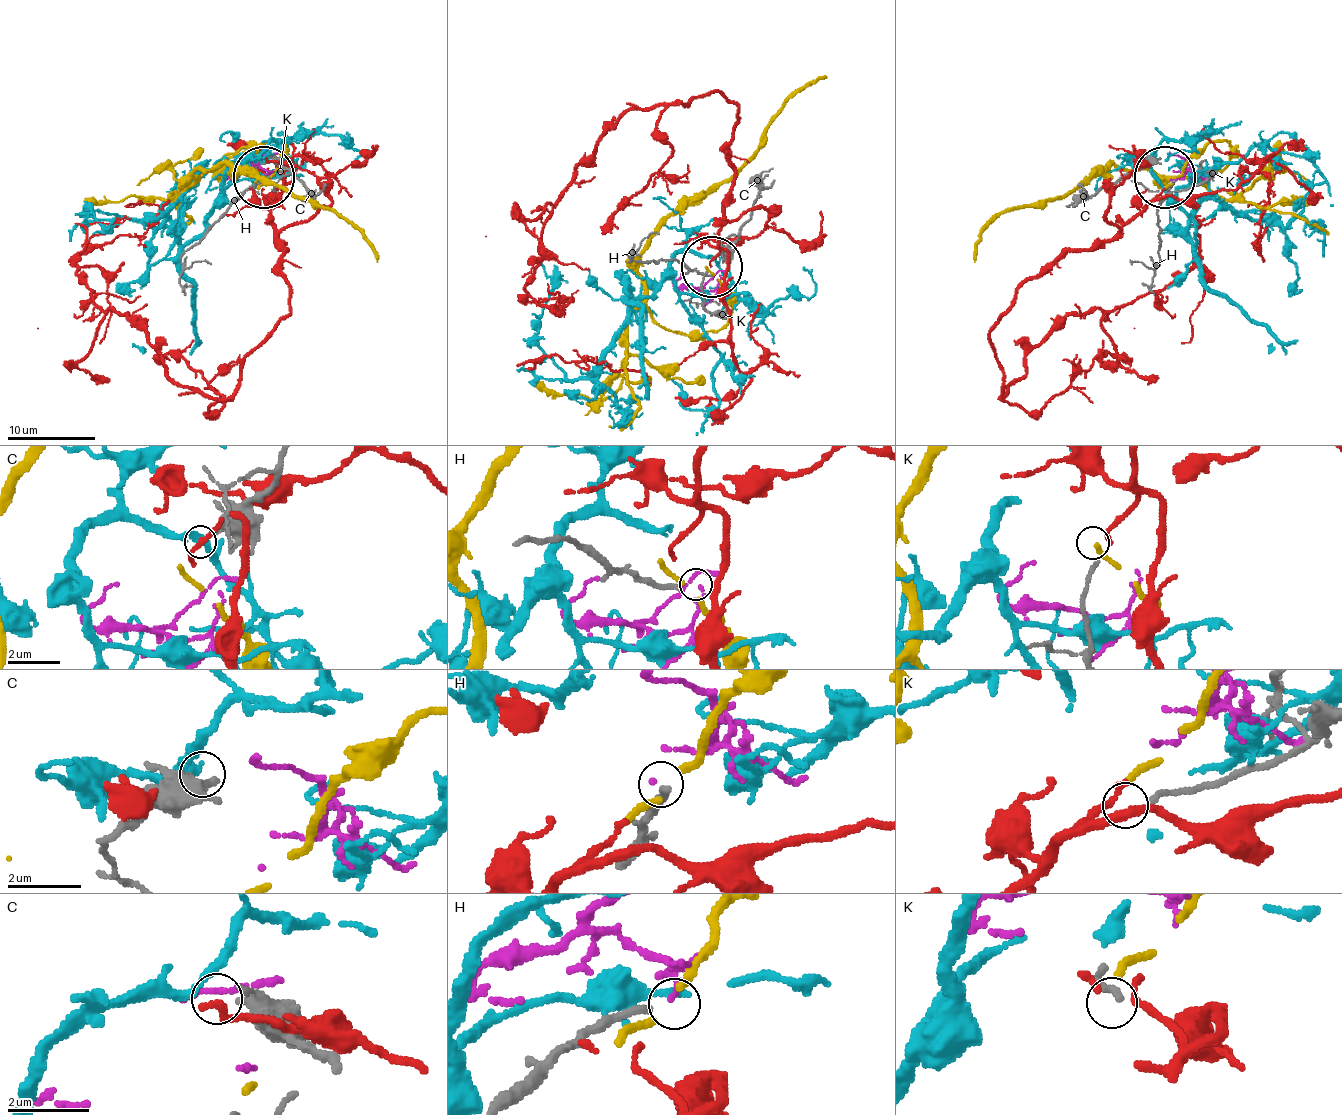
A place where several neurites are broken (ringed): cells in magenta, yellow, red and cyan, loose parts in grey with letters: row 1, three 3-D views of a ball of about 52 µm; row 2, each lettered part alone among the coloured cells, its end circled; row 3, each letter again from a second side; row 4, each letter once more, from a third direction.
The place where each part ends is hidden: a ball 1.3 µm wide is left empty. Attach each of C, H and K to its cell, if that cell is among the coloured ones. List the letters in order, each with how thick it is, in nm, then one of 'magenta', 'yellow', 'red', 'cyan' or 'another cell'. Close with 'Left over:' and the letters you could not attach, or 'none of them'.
C: calibre 260 nm; cyan
H: calibre 180 nm; another cell
K: calibre 160 nm; red
Left over: H

